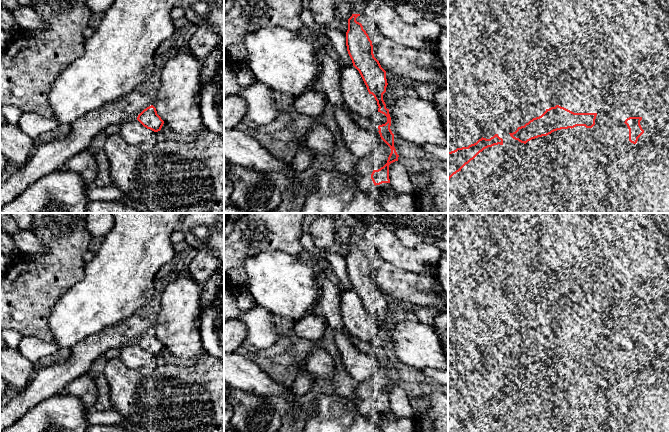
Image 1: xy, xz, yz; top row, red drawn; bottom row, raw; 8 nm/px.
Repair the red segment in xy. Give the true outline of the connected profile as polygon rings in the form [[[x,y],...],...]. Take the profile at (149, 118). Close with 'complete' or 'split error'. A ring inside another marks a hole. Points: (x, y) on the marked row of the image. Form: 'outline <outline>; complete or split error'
outline [[[151,105],[144,109],[137,117],[137,120],[147,129],[150,129],[154,132],[161,130],[164,121],[157,114],[156,108]]]; complete

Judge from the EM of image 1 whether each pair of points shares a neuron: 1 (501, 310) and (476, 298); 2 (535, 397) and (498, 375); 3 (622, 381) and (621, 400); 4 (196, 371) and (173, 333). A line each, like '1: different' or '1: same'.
1: same
2: different
3: same
4: different

